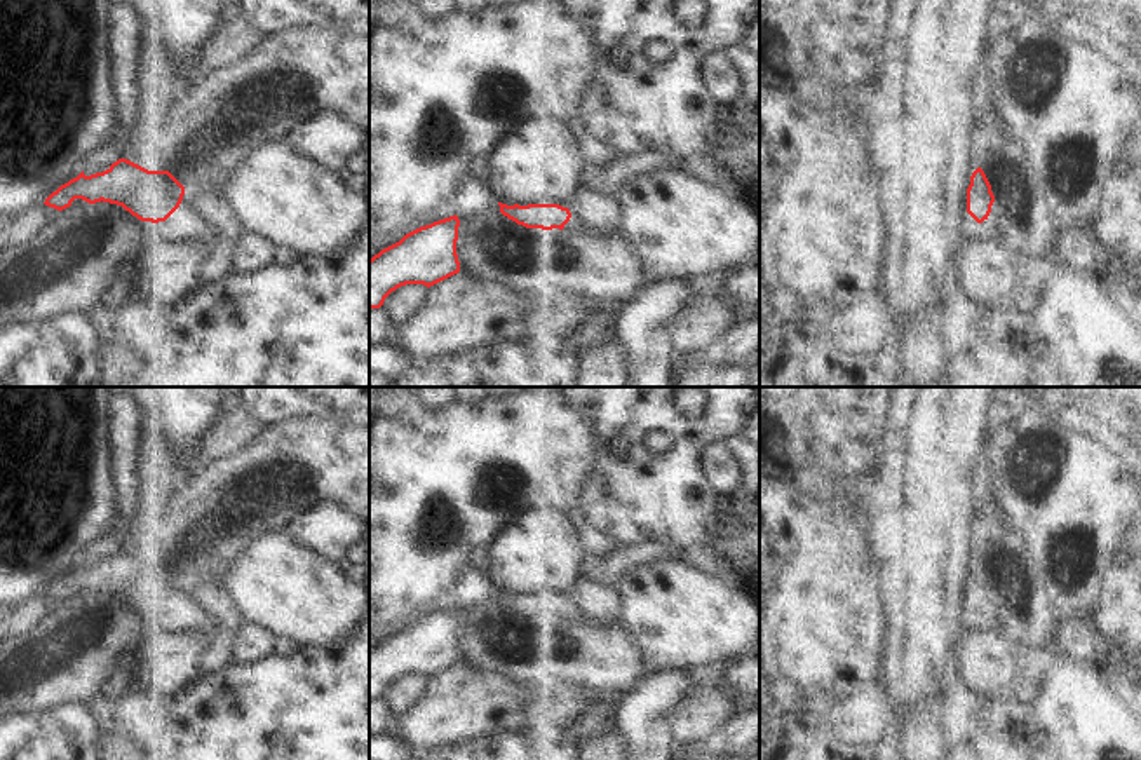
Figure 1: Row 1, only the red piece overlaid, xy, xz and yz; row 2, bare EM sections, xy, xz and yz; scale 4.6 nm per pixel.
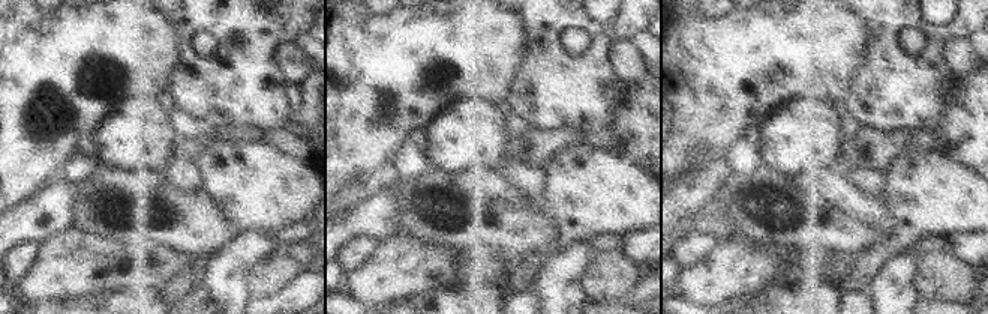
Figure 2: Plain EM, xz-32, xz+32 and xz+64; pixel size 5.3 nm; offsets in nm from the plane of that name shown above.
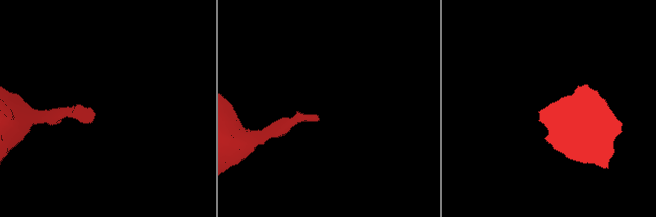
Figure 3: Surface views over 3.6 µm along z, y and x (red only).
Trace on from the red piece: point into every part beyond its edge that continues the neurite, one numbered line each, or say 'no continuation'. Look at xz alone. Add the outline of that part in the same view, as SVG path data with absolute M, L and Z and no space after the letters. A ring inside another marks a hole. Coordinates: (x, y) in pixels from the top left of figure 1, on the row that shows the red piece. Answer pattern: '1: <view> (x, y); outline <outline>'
1: xz (577, 232); outline M570 218L563 232L578 249L585 249L591 241L591 230L575 218Z

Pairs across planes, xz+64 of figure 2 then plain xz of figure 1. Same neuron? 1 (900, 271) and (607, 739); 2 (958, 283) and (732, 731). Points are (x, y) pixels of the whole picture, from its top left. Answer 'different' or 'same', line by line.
1: different
2: different

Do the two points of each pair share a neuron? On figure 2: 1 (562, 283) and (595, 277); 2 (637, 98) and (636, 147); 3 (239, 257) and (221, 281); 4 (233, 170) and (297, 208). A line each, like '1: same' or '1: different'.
1: different
2: same
3: same
4: same

